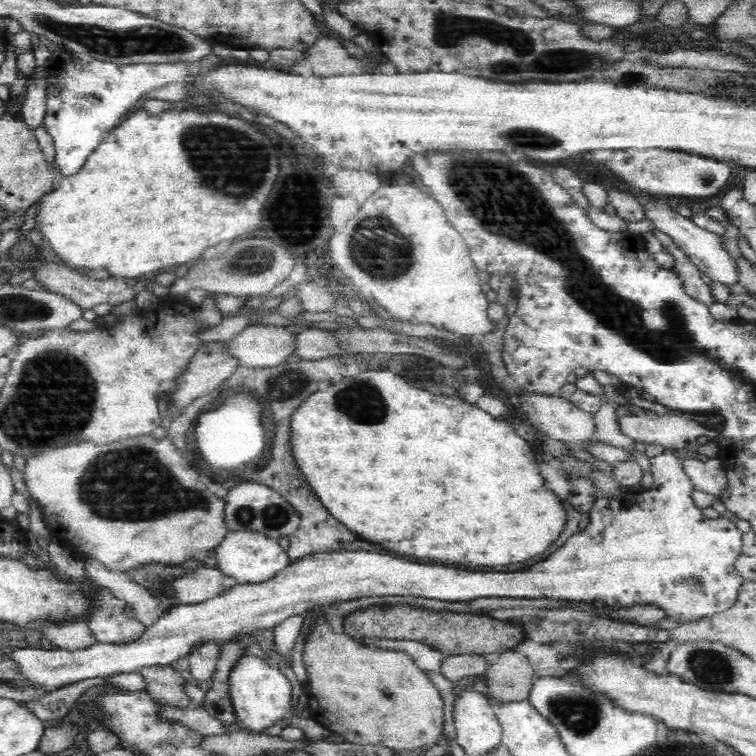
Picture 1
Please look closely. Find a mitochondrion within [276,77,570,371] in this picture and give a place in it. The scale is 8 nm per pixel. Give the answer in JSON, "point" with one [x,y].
{"point":[378,252]}

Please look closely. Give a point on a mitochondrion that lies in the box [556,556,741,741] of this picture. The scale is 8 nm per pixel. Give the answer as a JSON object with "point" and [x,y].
{"point":[713,667]}

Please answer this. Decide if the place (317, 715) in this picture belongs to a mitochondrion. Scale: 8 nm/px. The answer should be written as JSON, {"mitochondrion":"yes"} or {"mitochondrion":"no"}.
{"mitochondrion":"no"}

